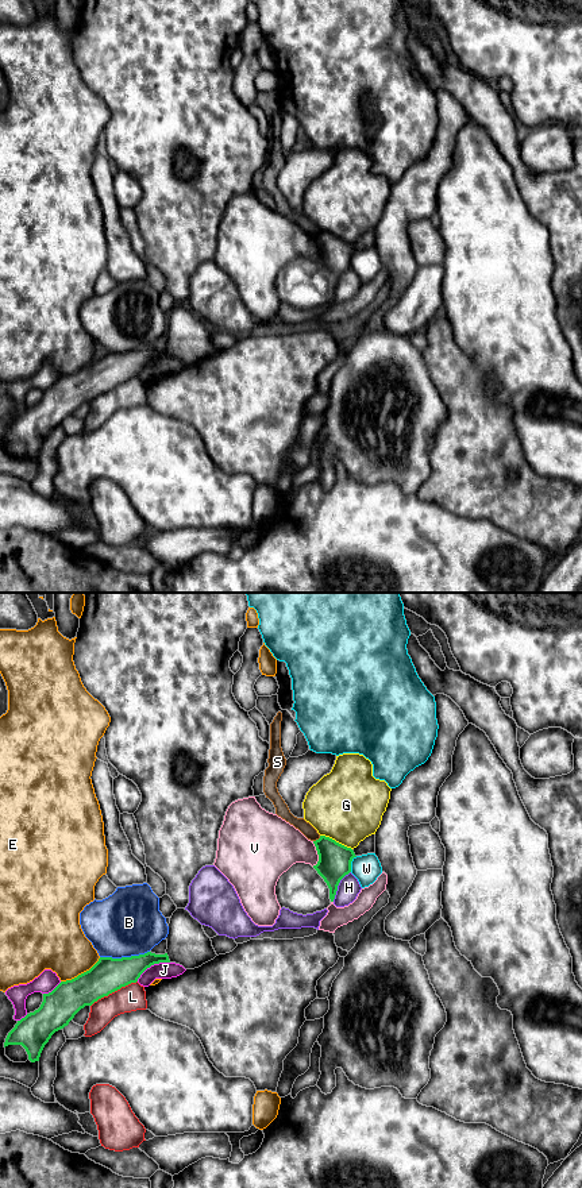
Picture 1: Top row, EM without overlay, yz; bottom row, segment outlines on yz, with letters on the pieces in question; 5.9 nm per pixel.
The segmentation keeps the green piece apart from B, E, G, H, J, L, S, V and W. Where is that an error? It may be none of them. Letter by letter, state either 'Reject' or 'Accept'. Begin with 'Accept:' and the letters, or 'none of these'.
Accept: none of these
B: Reject
E: Reject
G: Reject
H: Reject
J: Reject
L: Reject
S: Reject
V: Reject
W: Reject

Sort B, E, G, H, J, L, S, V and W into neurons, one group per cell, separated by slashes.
B / E / G / H / J / L / S / V / W

